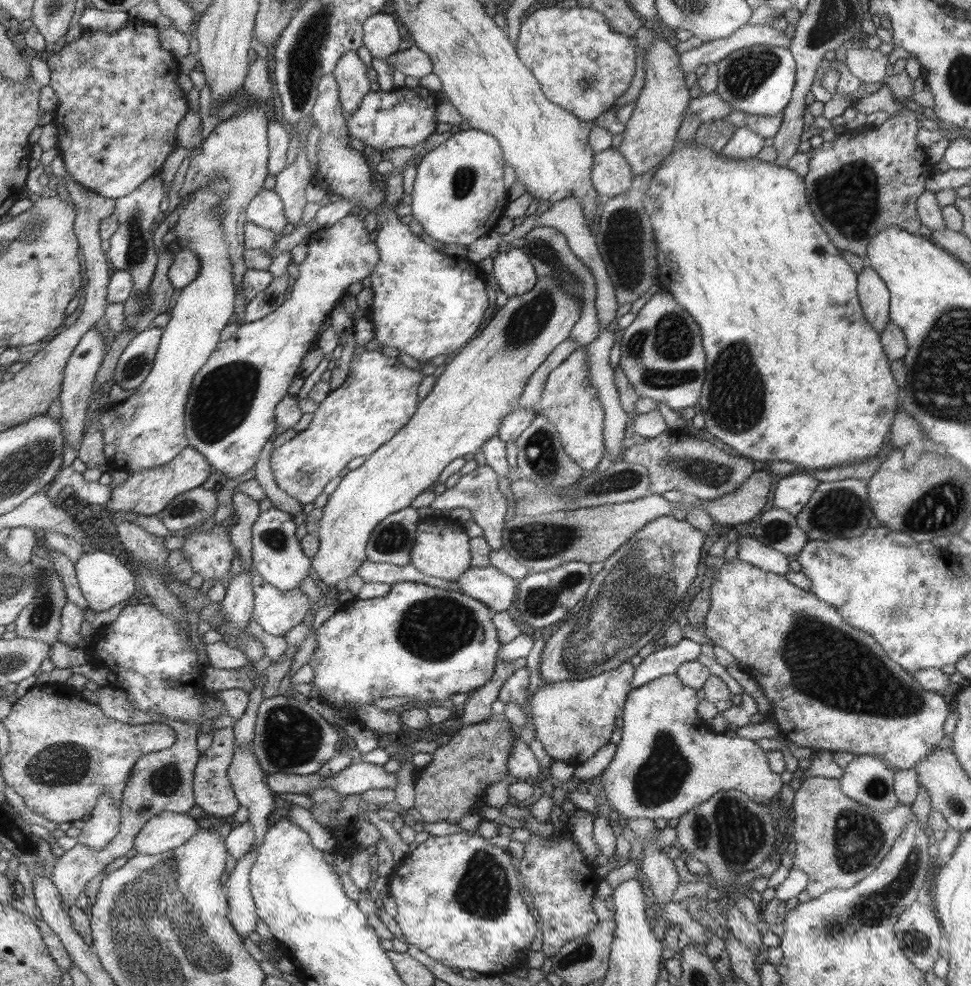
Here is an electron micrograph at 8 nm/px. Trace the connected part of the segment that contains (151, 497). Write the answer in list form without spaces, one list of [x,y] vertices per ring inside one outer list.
[[[186,447],[173,462],[156,468],[145,468],[144,470],[126,470],[130,477],[122,485],[114,489],[112,501],[106,505],[108,512],[132,512],[141,516],[153,516],[162,513],[170,502],[184,493],[192,491],[208,480],[210,474],[215,472],[213,465],[198,449]]]

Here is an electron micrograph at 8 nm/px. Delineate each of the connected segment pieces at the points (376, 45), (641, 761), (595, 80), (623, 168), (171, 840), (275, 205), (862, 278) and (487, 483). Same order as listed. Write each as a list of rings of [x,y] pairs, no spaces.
[[[374,15],[365,23],[364,46],[372,58],[386,60],[400,50],[405,36],[400,22],[394,15]]]
[[[676,674],[662,675],[660,678],[630,691],[622,716],[622,739],[617,745],[617,751],[613,761],[609,764],[608,768],[604,770],[604,773],[601,776],[583,784],[583,789],[593,794],[598,793],[599,790],[603,790],[603,796],[605,796],[605,800],[607,800],[607,804],[611,804],[611,810],[617,812],[620,816],[624,816],[624,818],[628,818],[628,820],[634,818],[649,818],[650,820],[655,820],[656,818],[666,818],[666,820],[680,818],[692,807],[696,807],[698,803],[706,802],[708,799],[712,798],[718,791],[738,790],[748,796],[752,802],[765,806],[779,798],[785,784],[782,783],[780,774],[776,774],[770,770],[768,757],[760,746],[753,740],[738,737],[730,733],[712,734],[711,730],[698,730],[700,726],[704,726],[704,719],[700,720],[698,714],[696,714],[698,702],[700,702],[700,700],[696,698],[696,690],[690,688],[689,685],[686,685]]]
[[[554,7],[534,12],[520,24],[517,50],[518,56],[540,82],[544,94],[554,104],[561,105],[563,109],[586,121],[594,120],[616,106],[614,102],[628,90],[636,68],[634,46],[630,44],[626,34],[618,33],[604,15],[590,8]]]
[[[614,148],[594,154],[593,187],[597,194],[606,198],[616,198],[631,190],[634,176],[631,164]]]
[[[159,812],[140,829],[133,847],[137,854],[150,856],[174,850],[191,838],[198,825],[187,813]]]
[[[262,189],[247,206],[247,220],[282,233],[286,226],[285,207],[281,196],[274,189]]]
[[[866,265],[858,275],[858,297],[870,324],[881,334],[888,324],[888,302],[892,297],[888,285],[870,265]]]
[[[486,463],[483,466],[476,467],[474,471],[469,474],[462,475],[460,481],[456,486],[436,497],[432,503],[429,512],[436,510],[447,511],[455,508],[467,508],[472,513],[473,521],[481,527],[484,534],[484,540],[488,541],[491,551],[500,550],[503,546],[501,540],[502,530],[504,529],[506,513],[508,512],[508,500],[504,498],[504,494],[498,488],[498,473]]]

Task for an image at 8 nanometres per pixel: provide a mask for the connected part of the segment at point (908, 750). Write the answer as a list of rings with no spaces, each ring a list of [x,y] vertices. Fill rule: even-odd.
[[[708,554],[706,565],[708,566],[707,569],[714,571],[714,574],[711,584],[711,605],[708,614],[705,616],[705,635],[714,641],[715,646],[725,648],[736,660],[740,661],[742,668],[746,669],[747,672],[756,673],[759,677],[760,687],[766,692],[770,701],[769,717],[778,725],[781,732],[780,736],[785,740],[789,740],[789,742],[802,748],[810,748],[814,752],[825,750],[830,753],[852,752],[858,756],[865,754],[878,756],[895,770],[914,769],[929,752],[938,749],[938,745],[943,742],[942,738],[944,738],[942,727],[948,718],[948,714],[950,714],[948,704],[944,702],[942,696],[923,689],[910,672],[889,657],[882,645],[878,644],[873,636],[846,624],[844,618],[833,605],[826,604],[826,601],[820,600],[811,591],[806,591],[791,583],[784,575],[766,572],[756,565],[740,561],[738,558],[728,558],[726,555],[712,557]]]

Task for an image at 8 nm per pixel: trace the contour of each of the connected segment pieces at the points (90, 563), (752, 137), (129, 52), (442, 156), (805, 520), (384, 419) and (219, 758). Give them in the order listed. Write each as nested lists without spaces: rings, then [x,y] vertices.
[[[90,552],[77,564],[79,579],[92,611],[104,612],[128,600],[136,590],[136,578],[122,560],[108,552]]]
[[[747,126],[735,129],[733,137],[722,150],[722,157],[732,161],[754,159],[765,147],[765,139],[752,132]]]
[[[130,17],[122,30],[118,32],[87,32],[80,40],[68,43],[59,53],[51,56],[48,61],[53,72],[50,86],[60,98],[60,106],[54,114],[54,123],[60,128],[61,132],[59,151],[62,153],[64,160],[66,160],[66,165],[71,175],[84,188],[93,189],[96,196],[100,194],[114,200],[132,194],[150,176],[158,175],[170,152],[177,147],[177,128],[188,113],[188,102],[184,98],[184,92],[176,84],[176,78],[180,76],[176,60],[174,60],[174,56],[168,50],[162,48],[160,36],[158,36],[158,28],[150,26],[150,22],[146,22],[146,20]]]
[[[476,129],[460,131],[438,148],[424,156],[424,159],[416,165],[417,175],[413,184],[412,216],[423,226],[423,230],[436,240],[445,244],[462,244],[470,246],[480,236],[486,236],[494,230],[496,222],[502,218],[504,208],[508,204],[506,198],[506,186],[502,184],[504,174],[505,156],[497,137],[490,133]]]
[[[859,478],[821,482],[814,490],[808,504],[795,517],[799,528],[807,534],[809,540],[830,541],[840,538],[858,538],[868,533],[868,530],[881,526],[870,508],[867,484],[867,480]]]
[[[376,346],[359,349],[350,361],[349,373],[342,385],[332,390],[313,413],[314,421],[306,429],[290,433],[278,441],[271,454],[271,470],[280,490],[304,505],[314,503],[350,460],[356,456],[370,456],[401,431],[417,411],[419,386],[425,378],[422,371],[406,367],[398,358],[384,356]]]
[[[233,727],[221,728],[213,732],[213,741],[205,753],[201,753],[193,778],[195,803],[206,812],[216,817],[233,815],[240,808],[239,800],[227,778],[230,763],[235,751],[235,734]]]

